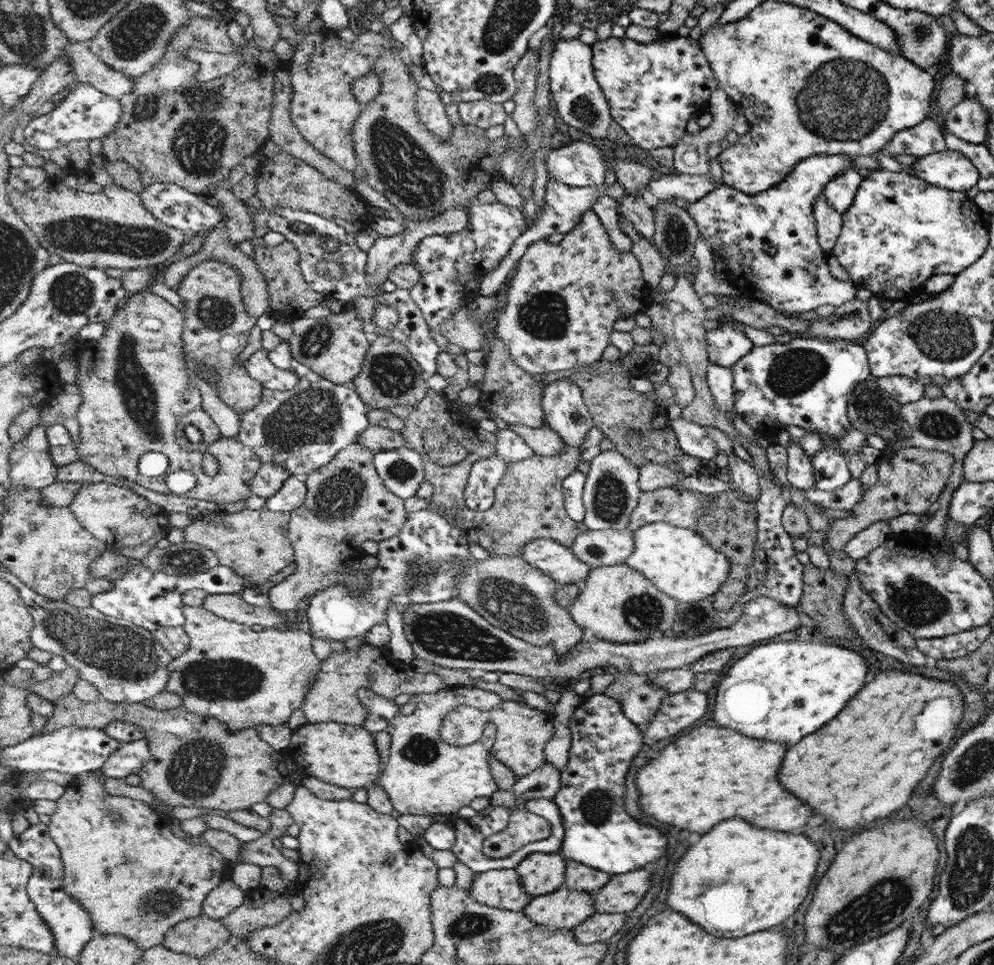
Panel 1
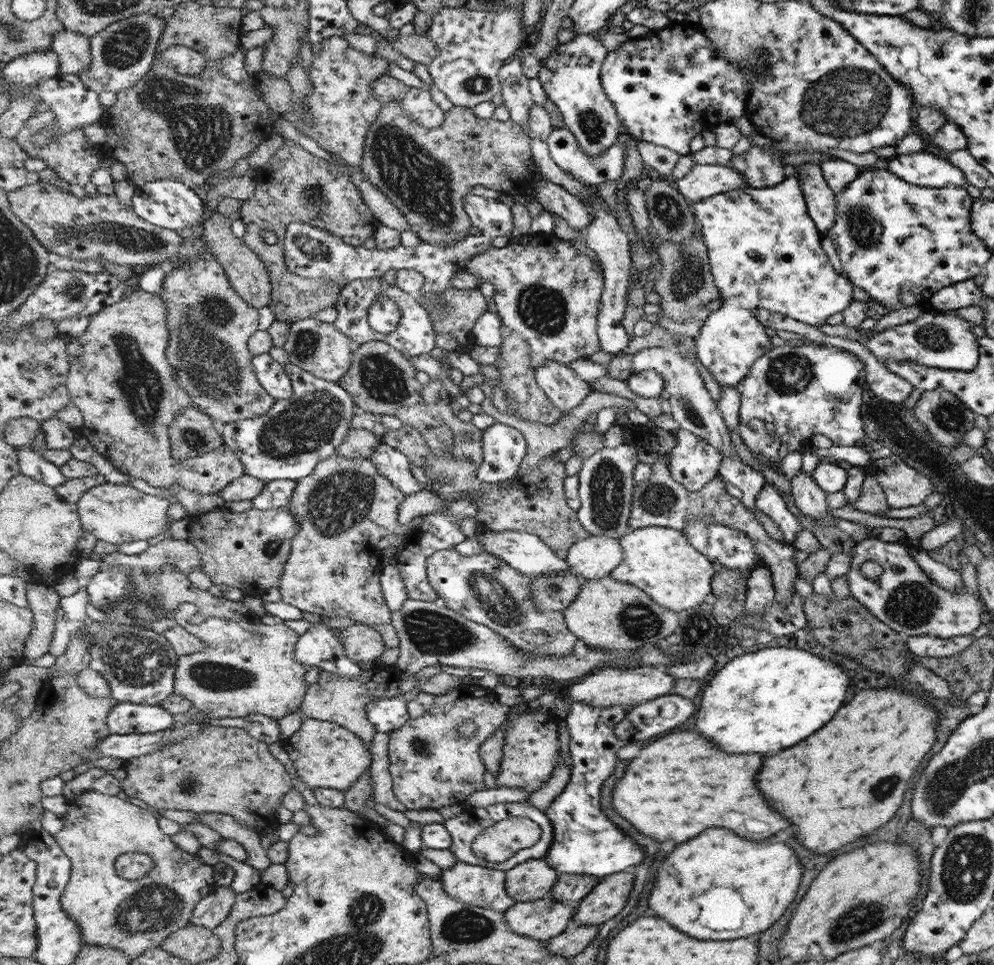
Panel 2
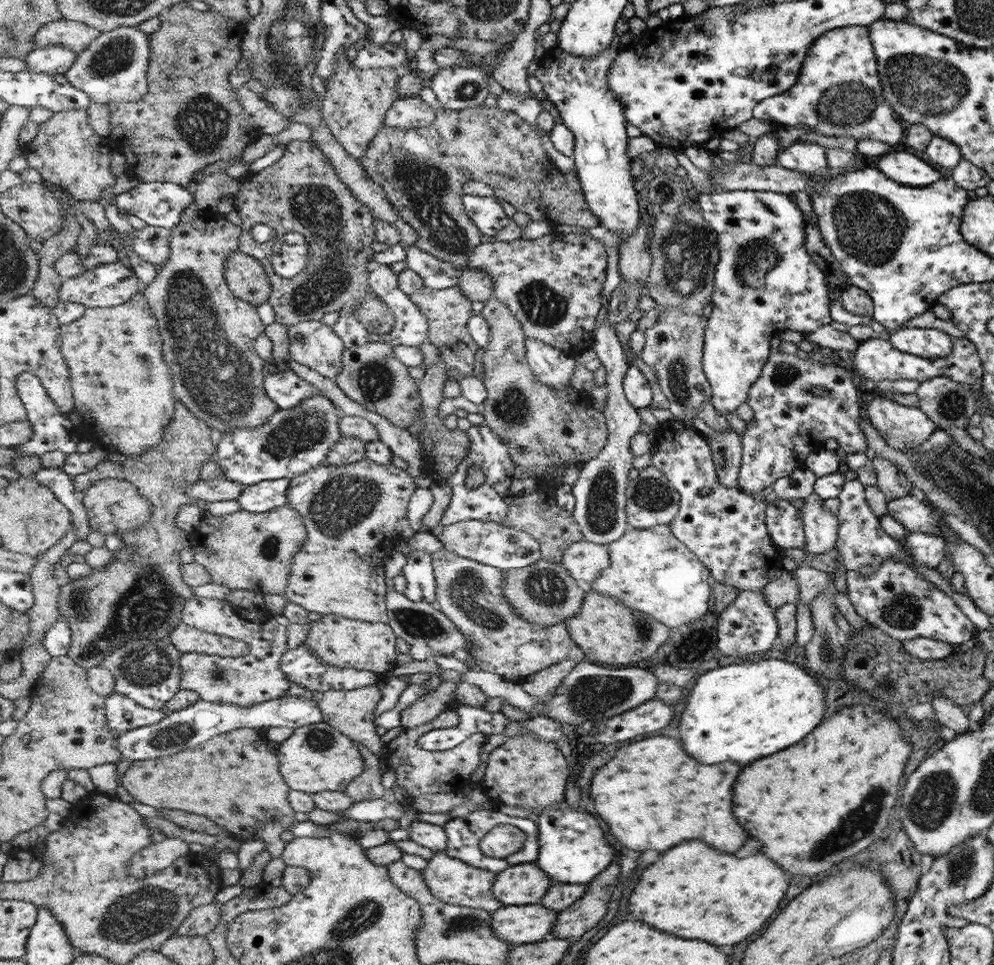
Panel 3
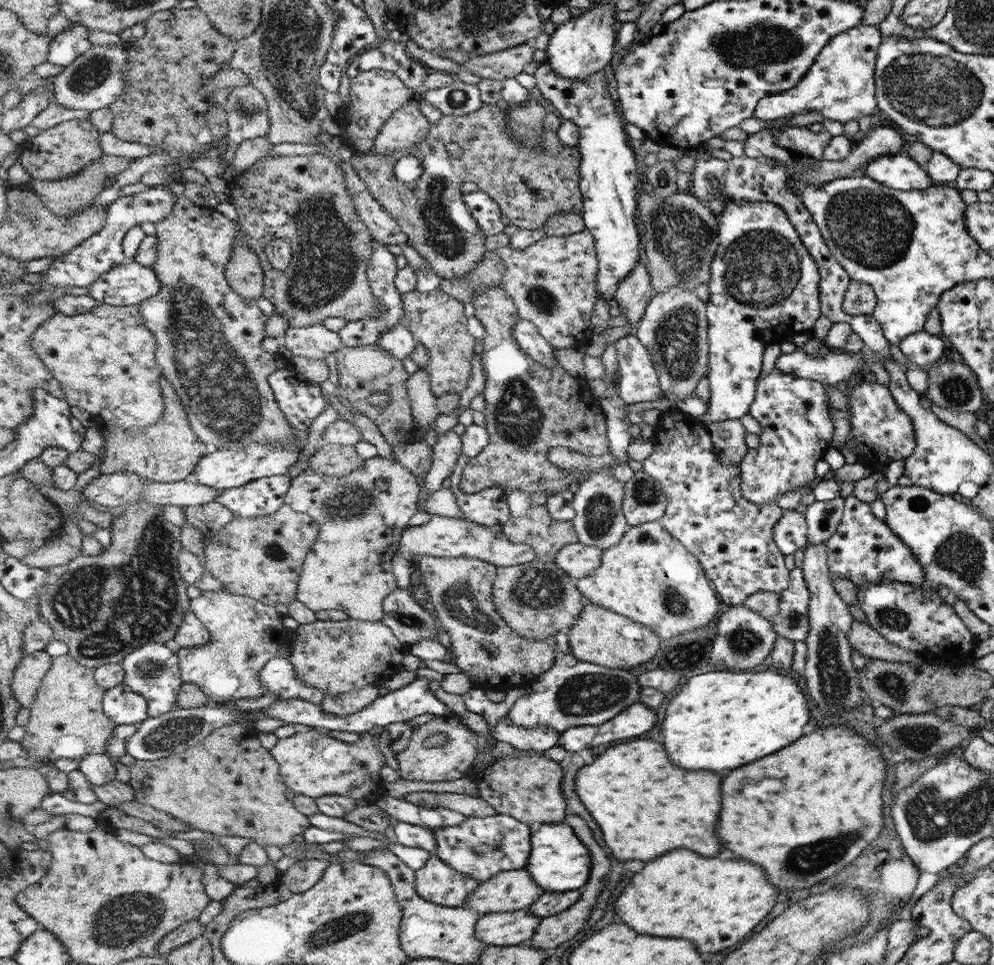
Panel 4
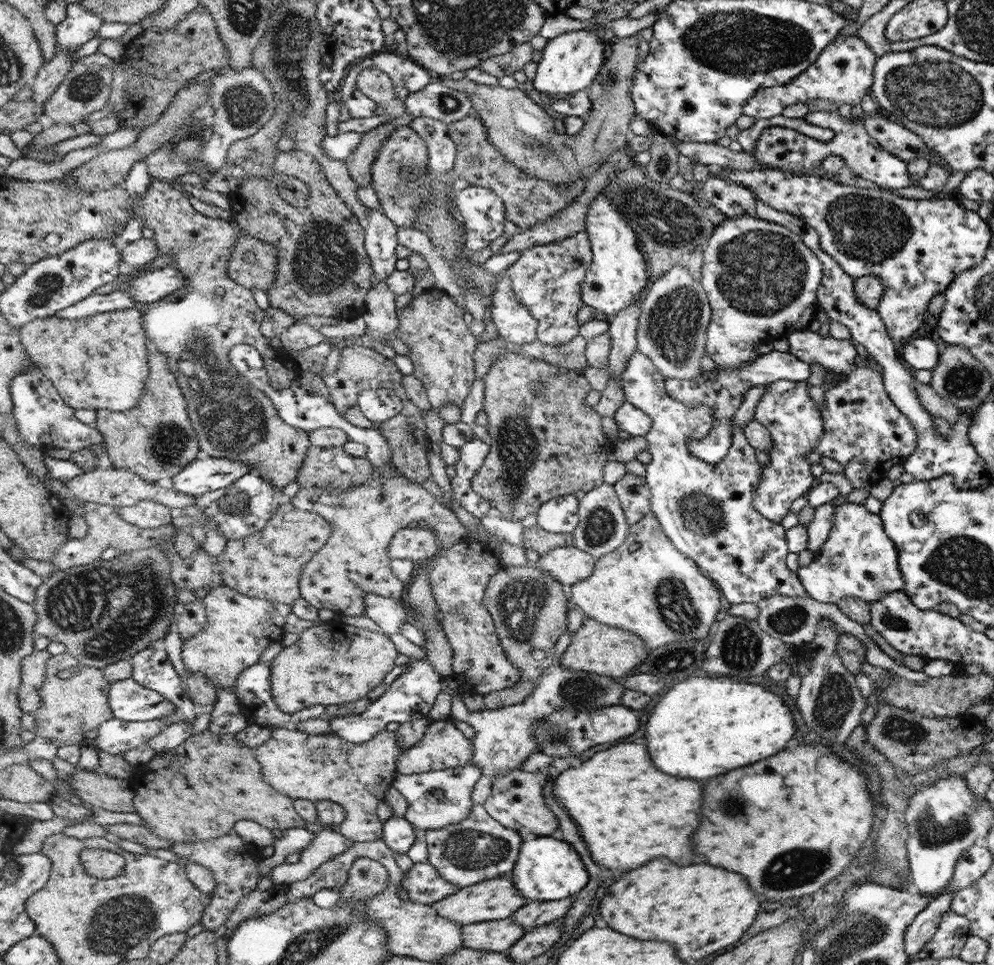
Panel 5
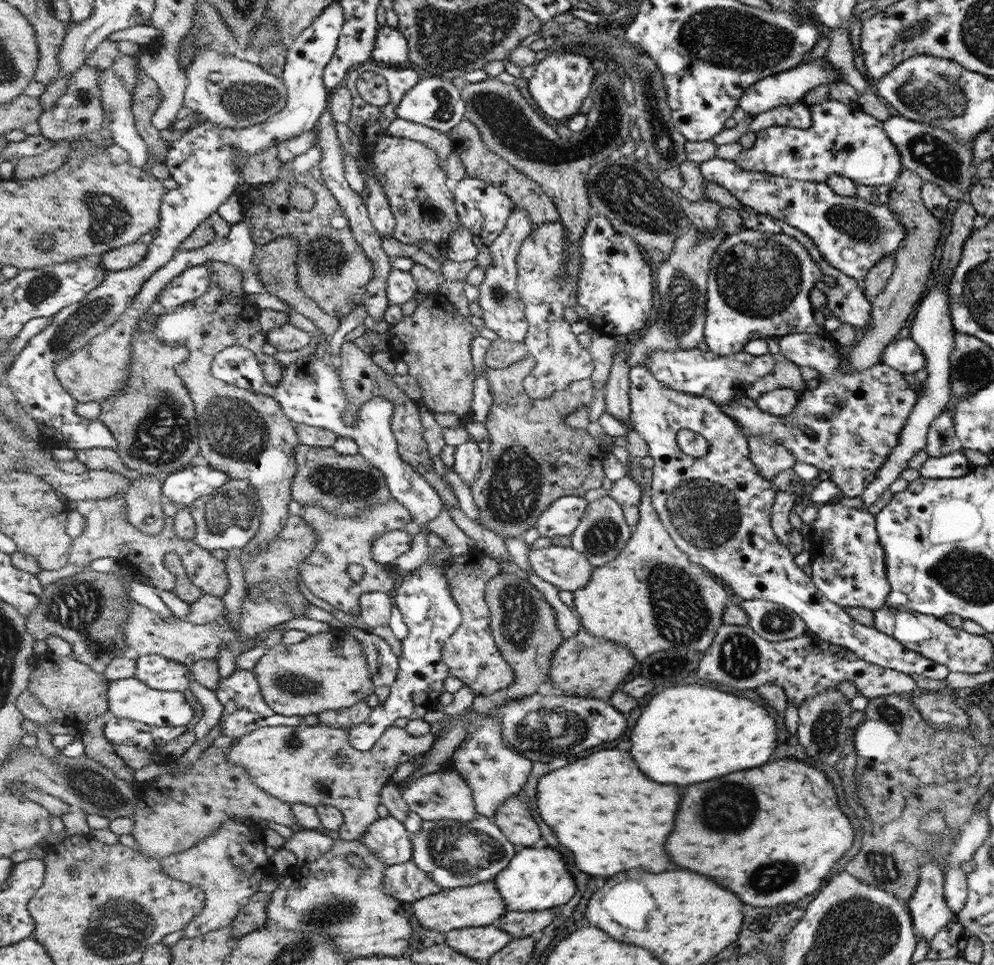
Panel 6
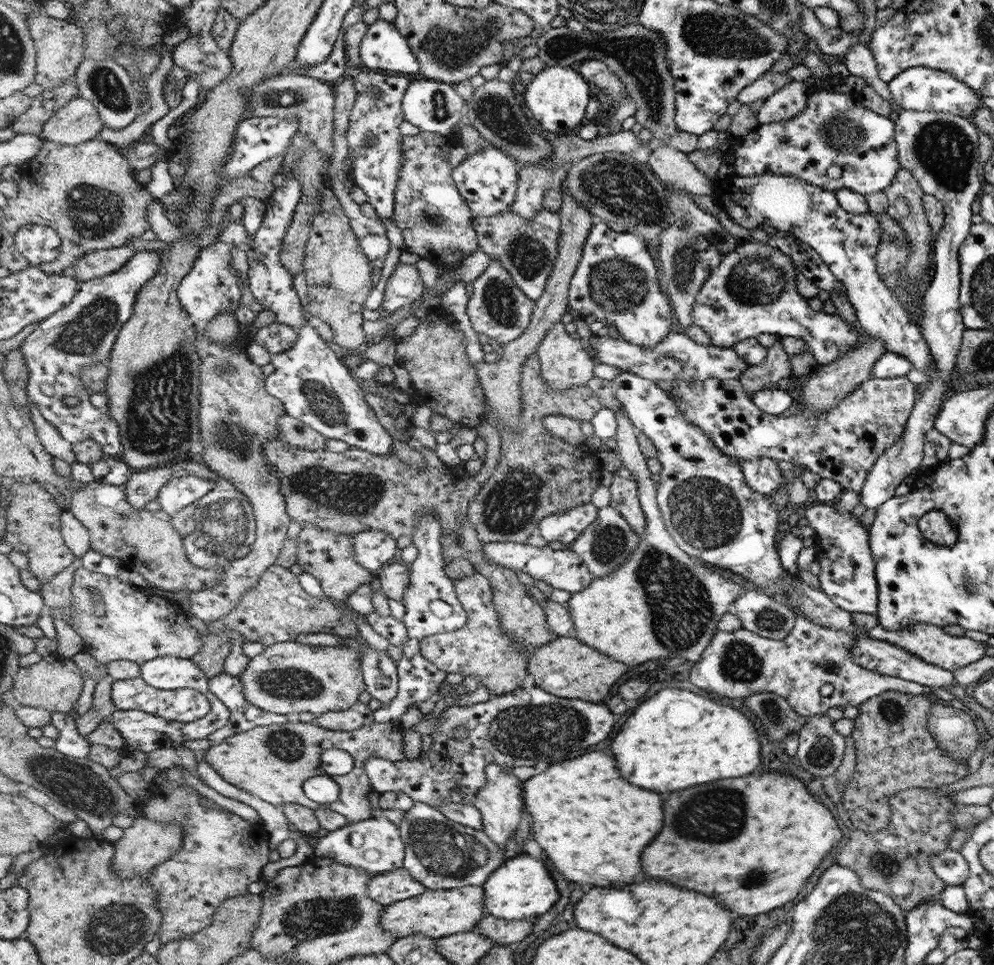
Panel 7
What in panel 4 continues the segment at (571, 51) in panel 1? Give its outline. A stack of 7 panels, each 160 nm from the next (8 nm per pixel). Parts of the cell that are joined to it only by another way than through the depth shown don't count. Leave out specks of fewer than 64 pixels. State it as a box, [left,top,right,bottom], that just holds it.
[533,62,642,301]

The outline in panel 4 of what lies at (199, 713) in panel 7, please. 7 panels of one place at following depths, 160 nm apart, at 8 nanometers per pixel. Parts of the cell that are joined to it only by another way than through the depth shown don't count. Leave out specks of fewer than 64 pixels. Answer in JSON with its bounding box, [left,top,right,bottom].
[105,683,149,725]

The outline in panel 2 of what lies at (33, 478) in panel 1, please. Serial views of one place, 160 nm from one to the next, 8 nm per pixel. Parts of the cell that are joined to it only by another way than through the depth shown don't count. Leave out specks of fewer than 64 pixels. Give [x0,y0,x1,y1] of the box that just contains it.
[19,444,67,489]

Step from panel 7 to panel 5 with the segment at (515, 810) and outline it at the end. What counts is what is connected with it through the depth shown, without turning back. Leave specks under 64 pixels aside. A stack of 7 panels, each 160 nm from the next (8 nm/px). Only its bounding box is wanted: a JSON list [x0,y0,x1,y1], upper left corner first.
[443,634,625,803]

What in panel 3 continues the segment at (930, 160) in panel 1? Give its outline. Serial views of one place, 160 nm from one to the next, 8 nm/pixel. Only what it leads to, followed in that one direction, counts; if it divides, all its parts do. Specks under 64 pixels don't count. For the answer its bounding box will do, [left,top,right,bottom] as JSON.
[876,151,944,187]

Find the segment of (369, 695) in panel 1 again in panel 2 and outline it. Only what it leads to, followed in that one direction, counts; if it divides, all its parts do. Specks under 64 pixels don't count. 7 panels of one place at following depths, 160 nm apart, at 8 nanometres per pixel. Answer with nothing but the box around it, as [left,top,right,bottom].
[367,695,410,733]

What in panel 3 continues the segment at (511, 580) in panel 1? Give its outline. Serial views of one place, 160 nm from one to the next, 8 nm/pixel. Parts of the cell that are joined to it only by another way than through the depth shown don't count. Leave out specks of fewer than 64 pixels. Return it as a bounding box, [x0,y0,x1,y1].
[433,551,576,680]

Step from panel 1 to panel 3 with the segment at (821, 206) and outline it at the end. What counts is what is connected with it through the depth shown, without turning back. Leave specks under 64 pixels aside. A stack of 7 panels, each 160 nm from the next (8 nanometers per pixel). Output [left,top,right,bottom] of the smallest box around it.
[777,141,828,194]

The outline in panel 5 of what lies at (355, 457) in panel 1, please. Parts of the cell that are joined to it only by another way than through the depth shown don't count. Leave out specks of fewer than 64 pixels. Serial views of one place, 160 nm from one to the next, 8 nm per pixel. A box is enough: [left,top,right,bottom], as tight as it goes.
[287,467,468,617]

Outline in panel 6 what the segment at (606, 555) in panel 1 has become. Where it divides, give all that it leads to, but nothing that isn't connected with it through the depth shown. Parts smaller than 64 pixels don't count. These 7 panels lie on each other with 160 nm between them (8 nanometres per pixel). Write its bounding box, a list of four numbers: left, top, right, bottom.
[528,544,593,592]

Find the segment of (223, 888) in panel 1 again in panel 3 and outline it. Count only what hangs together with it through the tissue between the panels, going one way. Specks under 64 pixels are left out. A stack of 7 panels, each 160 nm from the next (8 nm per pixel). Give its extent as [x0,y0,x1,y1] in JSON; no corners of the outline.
[177,902,222,936]

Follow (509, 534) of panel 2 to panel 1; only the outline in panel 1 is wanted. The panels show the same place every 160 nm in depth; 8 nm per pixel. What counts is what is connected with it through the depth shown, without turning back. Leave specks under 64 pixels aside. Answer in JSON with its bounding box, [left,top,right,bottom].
[521,538,590,584]

